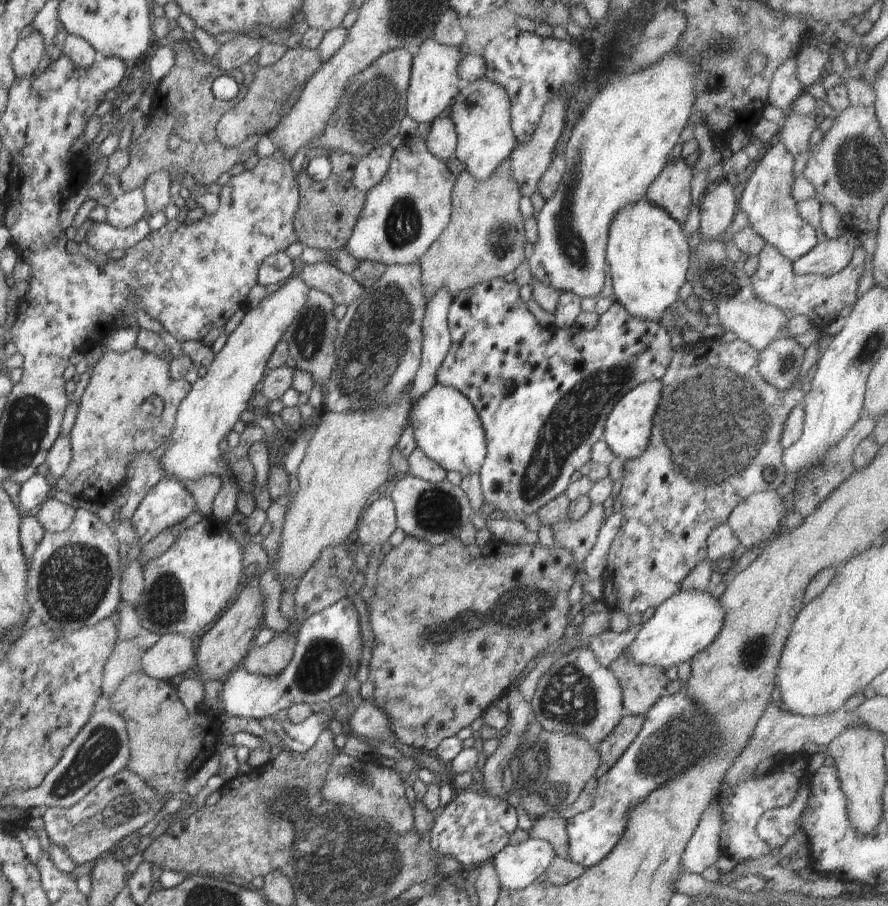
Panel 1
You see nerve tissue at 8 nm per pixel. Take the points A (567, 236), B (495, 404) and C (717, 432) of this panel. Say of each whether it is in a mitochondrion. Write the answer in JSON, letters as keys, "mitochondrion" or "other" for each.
{"A":"mitochondrion","B":"other","C":"mitochondrion"}

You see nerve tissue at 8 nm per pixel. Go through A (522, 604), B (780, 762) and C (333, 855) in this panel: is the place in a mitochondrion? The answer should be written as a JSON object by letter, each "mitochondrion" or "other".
{"A":"mitochondrion","B":"other","C":"mitochondrion"}

